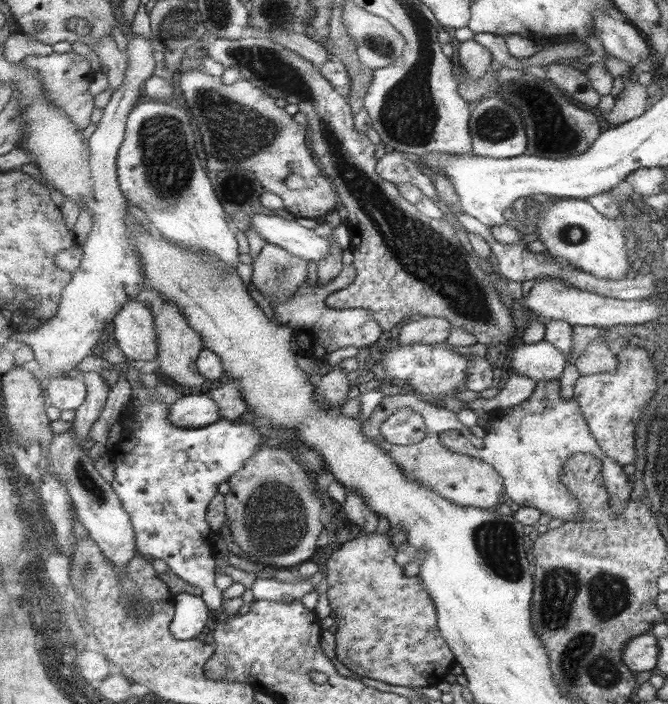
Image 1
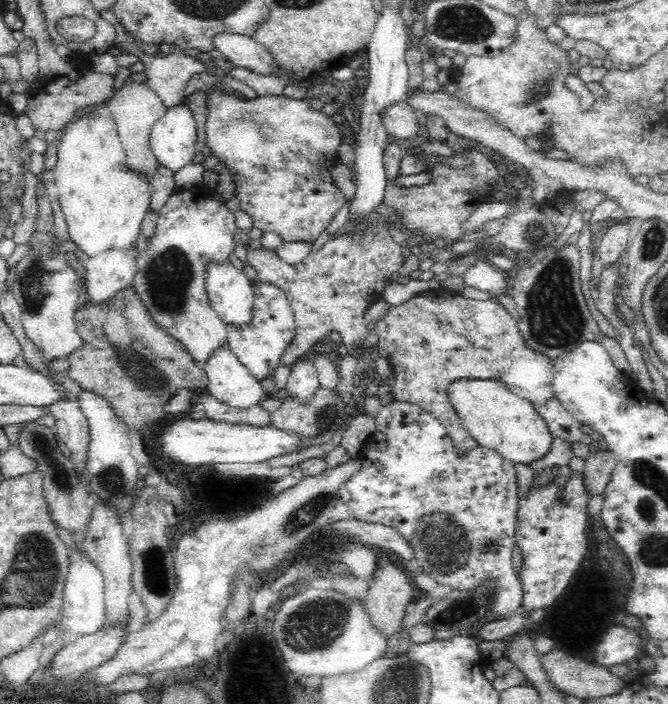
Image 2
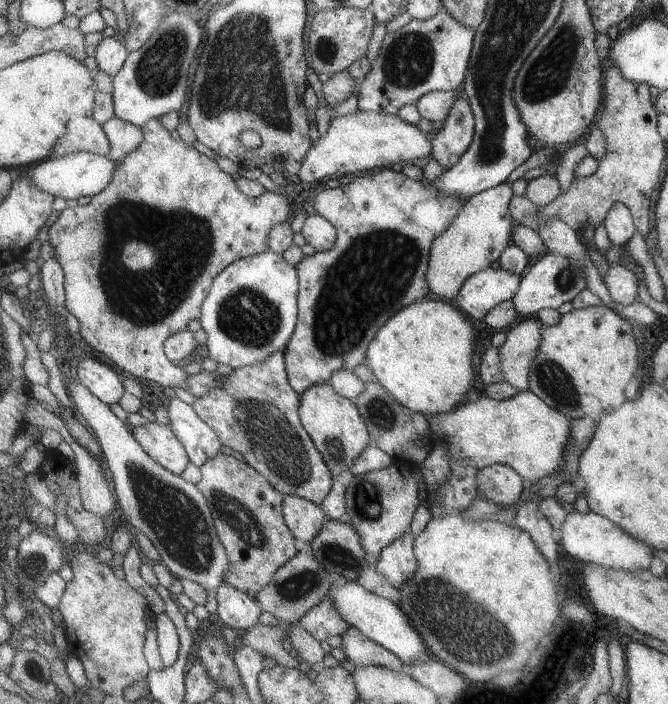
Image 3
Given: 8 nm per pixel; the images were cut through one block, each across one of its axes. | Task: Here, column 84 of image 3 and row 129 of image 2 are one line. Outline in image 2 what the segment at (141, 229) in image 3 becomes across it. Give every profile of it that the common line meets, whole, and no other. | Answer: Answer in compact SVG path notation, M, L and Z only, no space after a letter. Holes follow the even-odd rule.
M208 94L208 124L206 142L212 154L218 156L232 172L236 182L236 196L240 200L240 210L254 218L254 228L266 232L282 234L284 242L310 240L314 244L322 228L328 228L332 214L342 208L344 196L338 192L332 180L332 168L338 160L338 144L342 144L342 134L338 126L328 120L326 114L314 112L310 100L290 100L278 96L258 98L258 102L240 102L226 94Z

